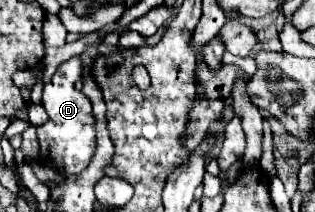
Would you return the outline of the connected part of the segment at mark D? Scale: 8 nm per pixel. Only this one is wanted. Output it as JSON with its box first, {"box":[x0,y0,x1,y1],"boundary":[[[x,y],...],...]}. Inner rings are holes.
{"box":[36,58,96,176],"boundary":[[[78,58],[62,62],[56,74],[50,78],[50,82],[44,86],[44,94],[42,94],[42,106],[48,112],[48,122],[36,128],[36,136],[40,142],[40,162],[54,170],[60,170],[62,176],[80,174],[92,160],[96,148],[92,102],[84,92],[72,86],[72,82],[76,80],[78,80]],[[56,136],[64,136],[64,138],[58,140],[56,144]]]}

